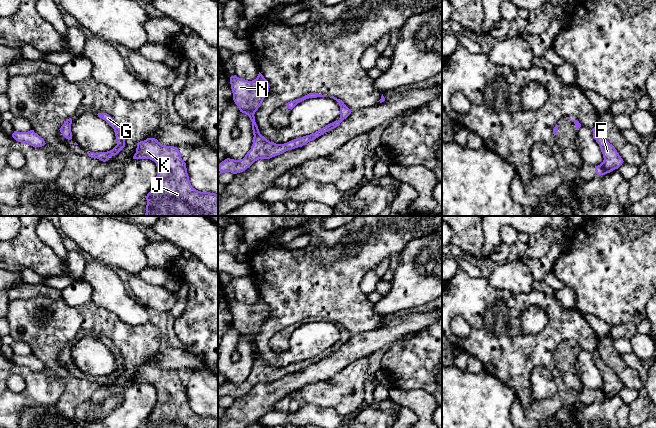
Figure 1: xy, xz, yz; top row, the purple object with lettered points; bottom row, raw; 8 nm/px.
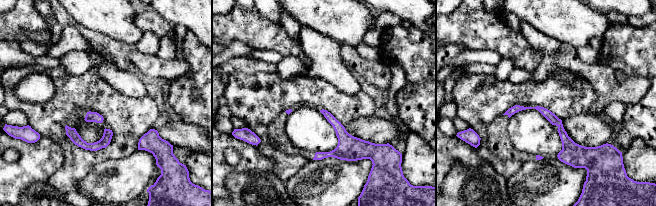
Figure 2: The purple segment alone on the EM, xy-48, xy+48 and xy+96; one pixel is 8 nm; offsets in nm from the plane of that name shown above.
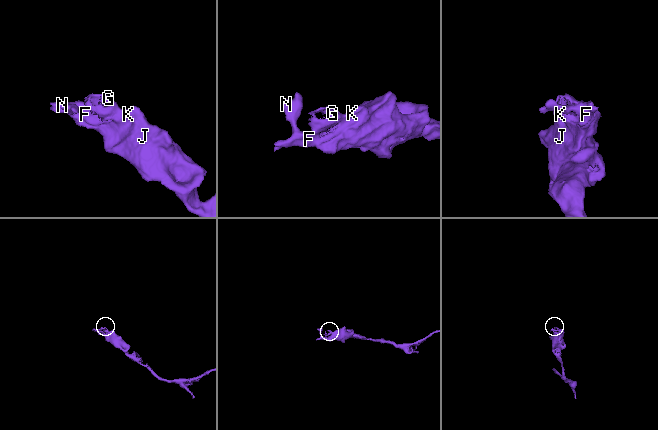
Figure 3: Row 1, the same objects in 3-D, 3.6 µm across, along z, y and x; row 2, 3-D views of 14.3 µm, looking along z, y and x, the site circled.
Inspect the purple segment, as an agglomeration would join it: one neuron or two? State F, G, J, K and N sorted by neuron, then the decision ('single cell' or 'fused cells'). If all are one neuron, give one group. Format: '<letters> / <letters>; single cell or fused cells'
F G J K N; single cell

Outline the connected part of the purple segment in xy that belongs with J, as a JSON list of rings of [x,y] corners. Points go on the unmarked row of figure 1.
[[[147,362],[137,367],[133,383],[150,383],[157,390],[156,405],[145,421],[147,428],[218,428],[218,418],[192,411],[177,371]]]

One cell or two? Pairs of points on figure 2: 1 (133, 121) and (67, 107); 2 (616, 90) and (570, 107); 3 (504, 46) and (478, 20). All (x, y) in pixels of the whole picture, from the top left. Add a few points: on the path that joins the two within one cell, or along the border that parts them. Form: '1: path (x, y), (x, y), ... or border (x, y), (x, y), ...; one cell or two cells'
1: path (117, 110), (108, 102), (83, 102); one cell
2: border (583, 77), (595, 93), (595, 101), (590, 112); two cells
3: path (498, 40), (484, 26); one cell

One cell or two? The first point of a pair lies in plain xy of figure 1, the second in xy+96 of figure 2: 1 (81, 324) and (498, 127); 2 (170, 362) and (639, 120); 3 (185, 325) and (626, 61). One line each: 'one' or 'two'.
1: two
2: two
3: one

